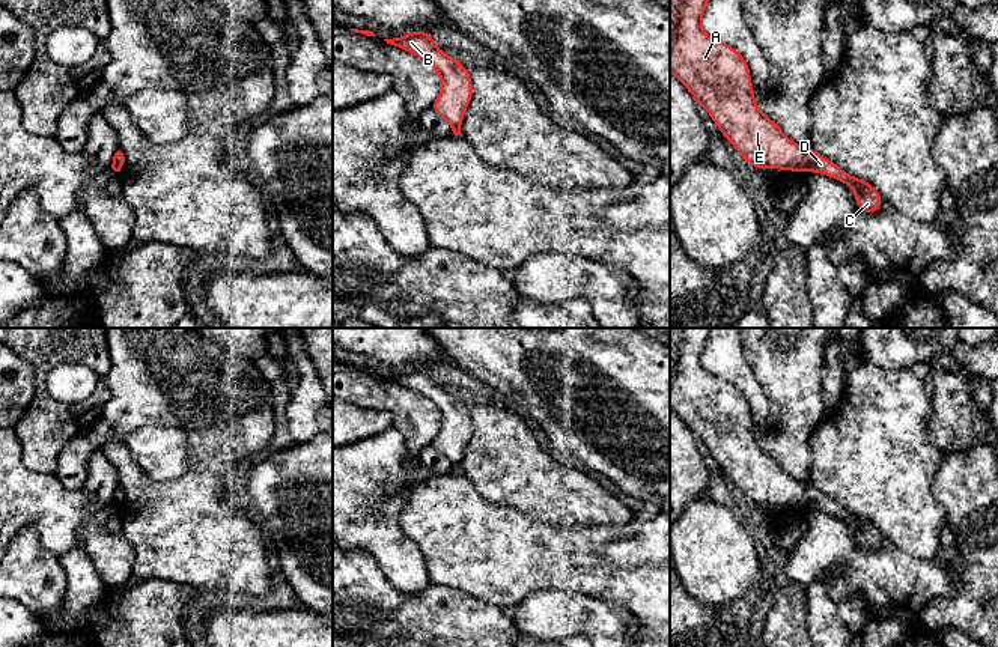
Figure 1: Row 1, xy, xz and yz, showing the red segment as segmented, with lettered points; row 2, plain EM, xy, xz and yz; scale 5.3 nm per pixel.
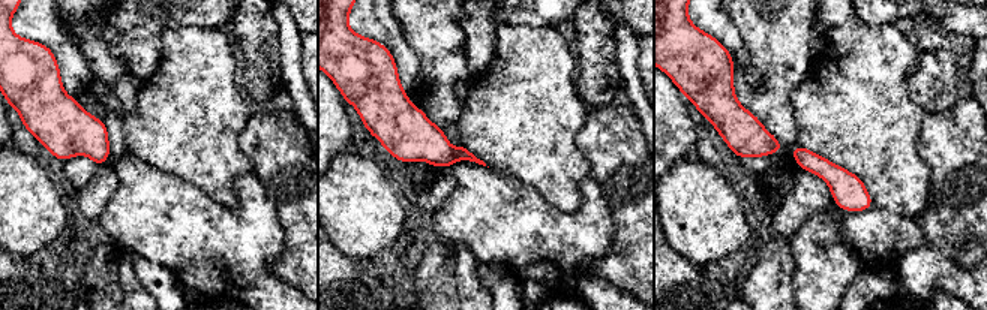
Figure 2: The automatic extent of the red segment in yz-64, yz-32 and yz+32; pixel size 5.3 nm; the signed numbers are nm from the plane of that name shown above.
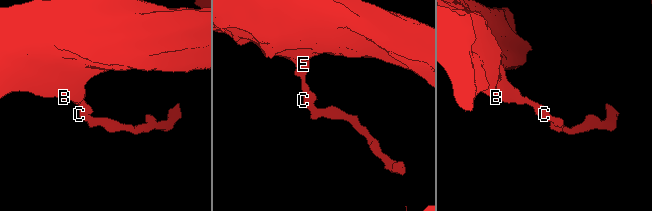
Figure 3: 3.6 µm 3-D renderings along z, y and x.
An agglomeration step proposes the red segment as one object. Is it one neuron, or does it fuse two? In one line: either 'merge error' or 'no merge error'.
no merge error

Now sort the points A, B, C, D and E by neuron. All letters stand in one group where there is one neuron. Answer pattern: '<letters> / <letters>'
A B C D E

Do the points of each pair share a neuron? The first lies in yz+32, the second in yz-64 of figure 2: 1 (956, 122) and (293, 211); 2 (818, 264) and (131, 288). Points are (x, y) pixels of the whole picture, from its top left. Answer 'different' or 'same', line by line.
1: same
2: same

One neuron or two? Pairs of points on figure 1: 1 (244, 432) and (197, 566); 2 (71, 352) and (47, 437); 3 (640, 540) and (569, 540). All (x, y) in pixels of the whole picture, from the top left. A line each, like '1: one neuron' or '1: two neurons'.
1: one neuron
2: one neuron
3: one neuron

